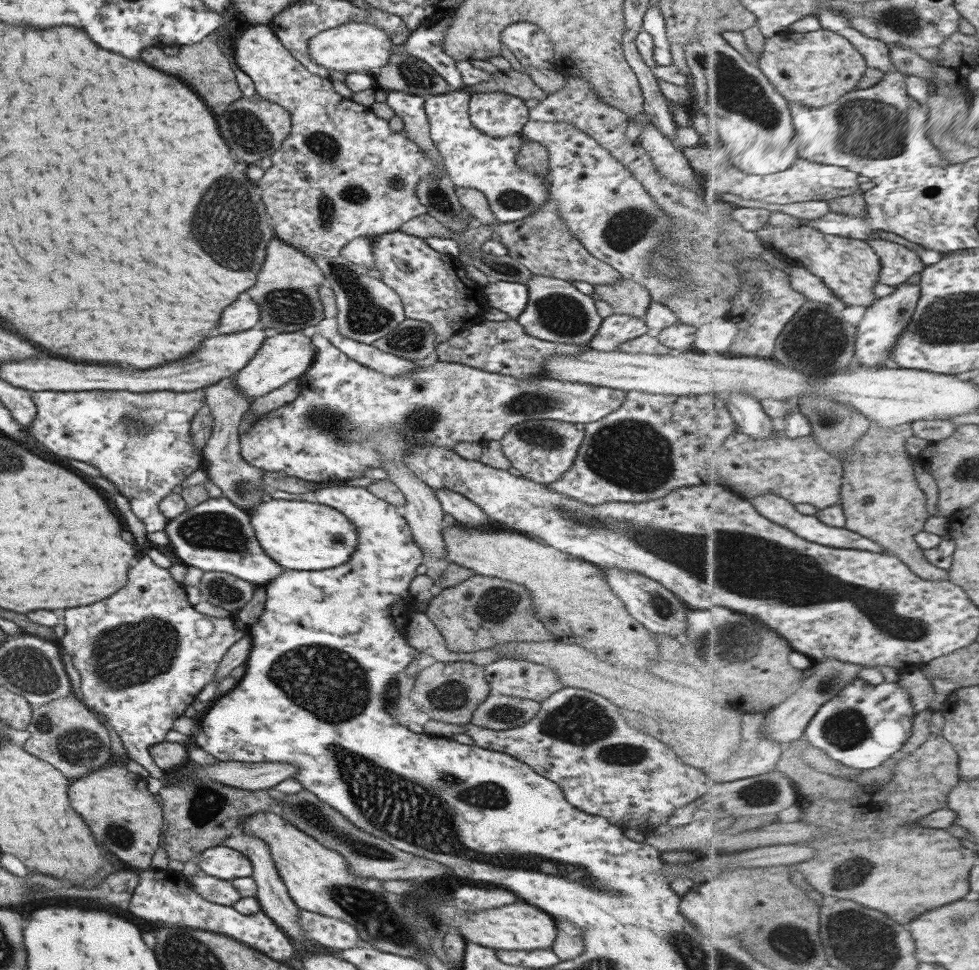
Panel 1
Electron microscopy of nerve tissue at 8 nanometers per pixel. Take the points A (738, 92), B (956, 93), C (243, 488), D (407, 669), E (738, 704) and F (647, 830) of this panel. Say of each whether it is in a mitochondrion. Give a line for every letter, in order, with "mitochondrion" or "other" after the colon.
A: mitochondrion
B: other
C: mitochondrion
D: other
E: other
F: other

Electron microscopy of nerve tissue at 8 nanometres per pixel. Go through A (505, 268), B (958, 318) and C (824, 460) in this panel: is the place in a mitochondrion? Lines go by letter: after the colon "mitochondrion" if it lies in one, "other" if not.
A: mitochondrion
B: mitochondrion
C: other

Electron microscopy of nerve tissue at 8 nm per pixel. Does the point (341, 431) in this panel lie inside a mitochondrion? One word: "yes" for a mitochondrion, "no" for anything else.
yes

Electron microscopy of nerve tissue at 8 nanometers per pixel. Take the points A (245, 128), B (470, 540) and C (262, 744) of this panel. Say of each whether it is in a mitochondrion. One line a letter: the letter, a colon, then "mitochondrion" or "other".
A: mitochondrion
B: other
C: other

